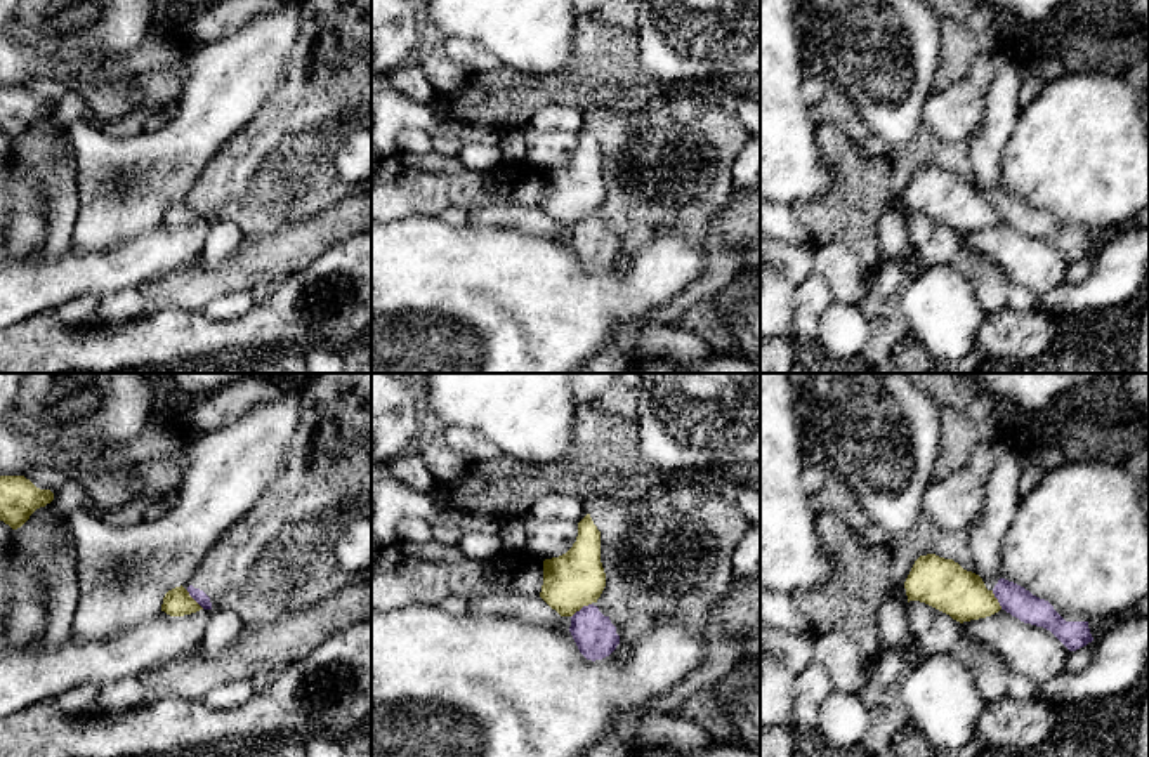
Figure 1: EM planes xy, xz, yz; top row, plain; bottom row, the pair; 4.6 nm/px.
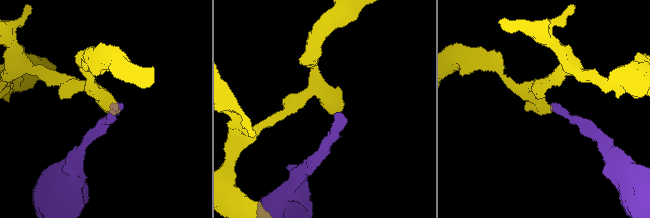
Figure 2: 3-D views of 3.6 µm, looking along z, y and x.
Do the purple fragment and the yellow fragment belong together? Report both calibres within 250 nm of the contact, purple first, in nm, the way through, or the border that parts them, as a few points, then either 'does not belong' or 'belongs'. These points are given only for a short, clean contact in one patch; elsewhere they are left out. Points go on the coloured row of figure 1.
190/260 nm | across xz (594, 634), (582, 608), (577, 579) | belongs

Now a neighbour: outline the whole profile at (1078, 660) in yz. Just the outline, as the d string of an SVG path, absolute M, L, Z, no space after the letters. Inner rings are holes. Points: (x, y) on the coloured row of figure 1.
M1093 639L1087 646L1083 646L1076 651L1069 651L1066 670L1067 672L1085 670L1092 663L1092 660L1095 658L1097 644L1099 644L1099 641Z

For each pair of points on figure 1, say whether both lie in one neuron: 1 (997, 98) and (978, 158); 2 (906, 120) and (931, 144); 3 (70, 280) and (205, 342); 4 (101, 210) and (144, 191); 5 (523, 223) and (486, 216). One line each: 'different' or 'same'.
1: same
2: same
3: different
4: same
5: same

